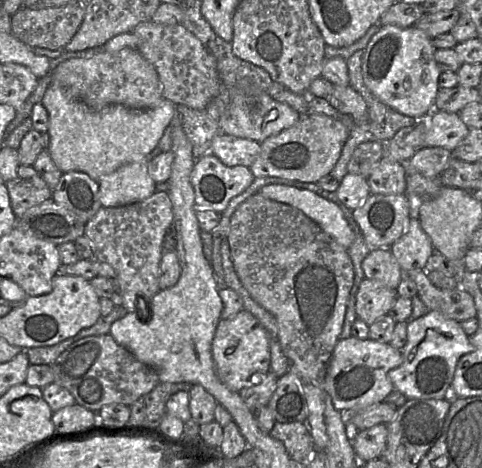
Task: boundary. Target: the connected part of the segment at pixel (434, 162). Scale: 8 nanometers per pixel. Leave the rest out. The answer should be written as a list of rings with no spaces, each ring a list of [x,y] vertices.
[[[442,147],[422,148],[405,163],[407,170],[425,177],[438,177],[449,164],[453,153]]]

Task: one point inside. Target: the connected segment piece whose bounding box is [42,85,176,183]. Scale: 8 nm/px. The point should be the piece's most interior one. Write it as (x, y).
(98, 142)

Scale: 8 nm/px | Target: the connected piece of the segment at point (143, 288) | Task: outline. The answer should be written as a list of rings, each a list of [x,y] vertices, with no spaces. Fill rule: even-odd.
[[[155,192],[143,201],[118,207],[101,207],[86,223],[85,236],[89,239],[96,260],[108,263],[118,274],[119,292],[123,299],[122,306],[127,313],[137,312],[137,306],[148,304],[160,291],[159,271],[163,255],[163,240],[173,224],[173,205],[167,192]]]

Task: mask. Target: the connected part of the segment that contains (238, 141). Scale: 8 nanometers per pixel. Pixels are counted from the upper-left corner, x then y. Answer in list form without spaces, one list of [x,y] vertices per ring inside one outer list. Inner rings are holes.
[[[218,133],[212,140],[210,153],[228,167],[251,167],[261,151],[261,142]]]

